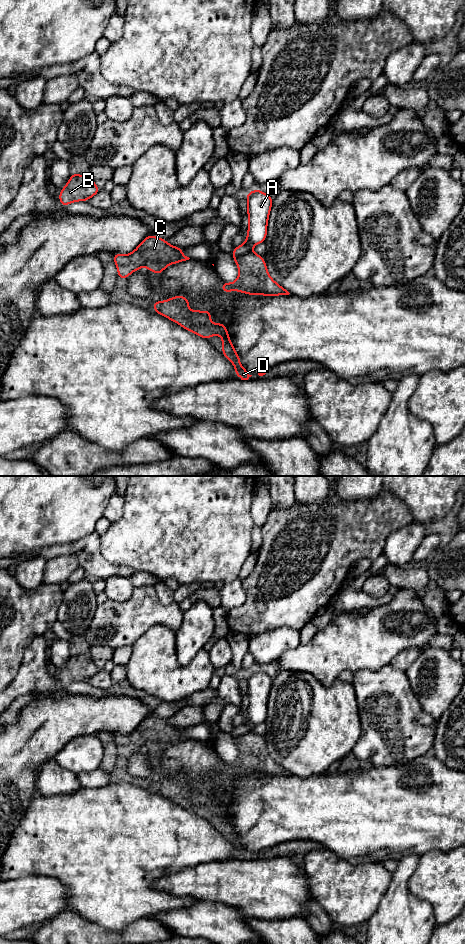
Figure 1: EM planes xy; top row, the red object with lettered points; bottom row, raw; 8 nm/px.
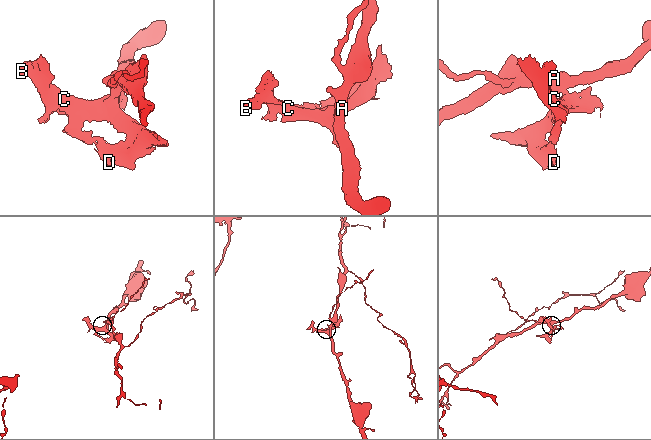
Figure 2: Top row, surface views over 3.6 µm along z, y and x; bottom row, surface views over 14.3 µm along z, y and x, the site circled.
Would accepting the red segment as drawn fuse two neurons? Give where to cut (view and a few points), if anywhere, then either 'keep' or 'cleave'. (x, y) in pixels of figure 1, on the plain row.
xy (251, 729), (234, 737) | cleave

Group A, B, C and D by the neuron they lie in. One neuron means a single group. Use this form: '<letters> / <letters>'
A / B C D

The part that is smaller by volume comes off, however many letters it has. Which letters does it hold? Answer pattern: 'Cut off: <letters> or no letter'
Cut off: B, C, D

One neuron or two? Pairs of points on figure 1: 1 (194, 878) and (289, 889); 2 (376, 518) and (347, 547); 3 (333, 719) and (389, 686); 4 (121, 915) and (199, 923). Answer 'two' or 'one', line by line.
1: one
2: one
3: two
4: two

